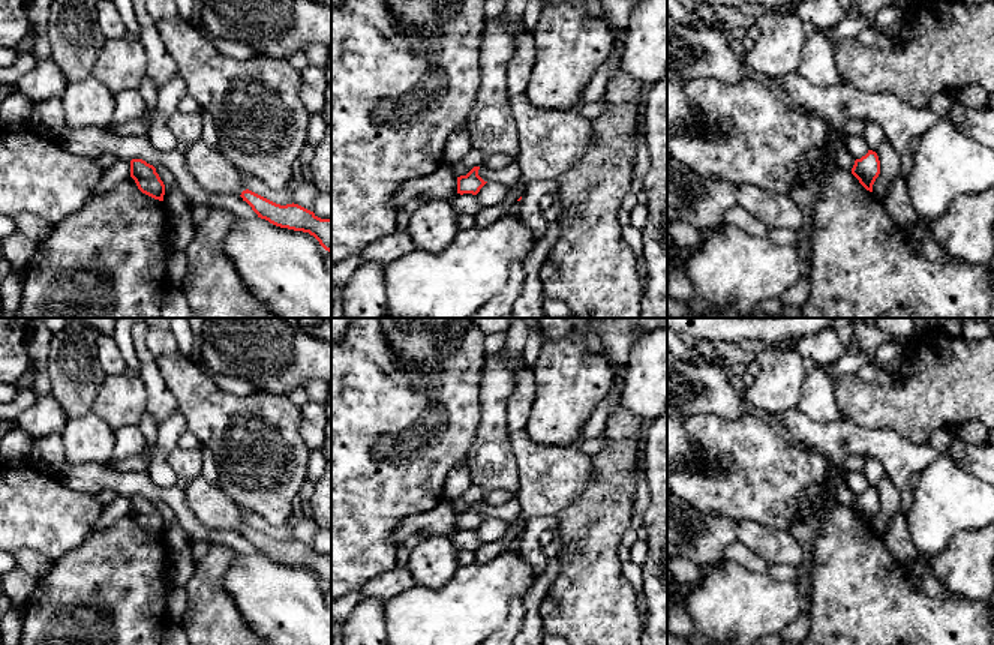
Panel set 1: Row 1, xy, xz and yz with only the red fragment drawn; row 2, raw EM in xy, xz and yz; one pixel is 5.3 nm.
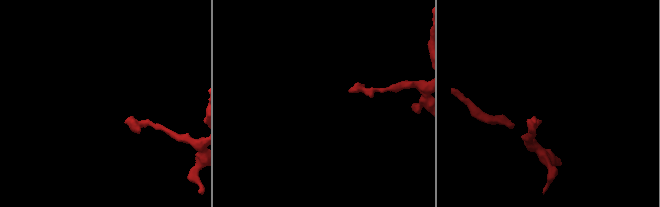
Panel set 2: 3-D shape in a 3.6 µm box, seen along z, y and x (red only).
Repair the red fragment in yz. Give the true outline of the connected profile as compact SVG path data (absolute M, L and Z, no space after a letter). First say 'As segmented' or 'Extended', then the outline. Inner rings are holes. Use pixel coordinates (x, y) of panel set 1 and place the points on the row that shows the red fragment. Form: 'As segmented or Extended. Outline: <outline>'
As segmented. Outline: M868 150L865 156L856 159L852 168L852 174L867 190L873 192L873 184L880 174L880 160L877 153Z

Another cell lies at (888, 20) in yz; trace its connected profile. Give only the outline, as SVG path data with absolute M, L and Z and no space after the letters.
M895 4L883 6L874 20L874 28L891 39L897 39L901 32L903 12Z

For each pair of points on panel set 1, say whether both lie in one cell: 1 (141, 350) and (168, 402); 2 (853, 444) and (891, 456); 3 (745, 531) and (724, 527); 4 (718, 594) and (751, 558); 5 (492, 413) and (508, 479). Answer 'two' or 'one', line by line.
1: one
2: one
3: two
4: two
5: one

